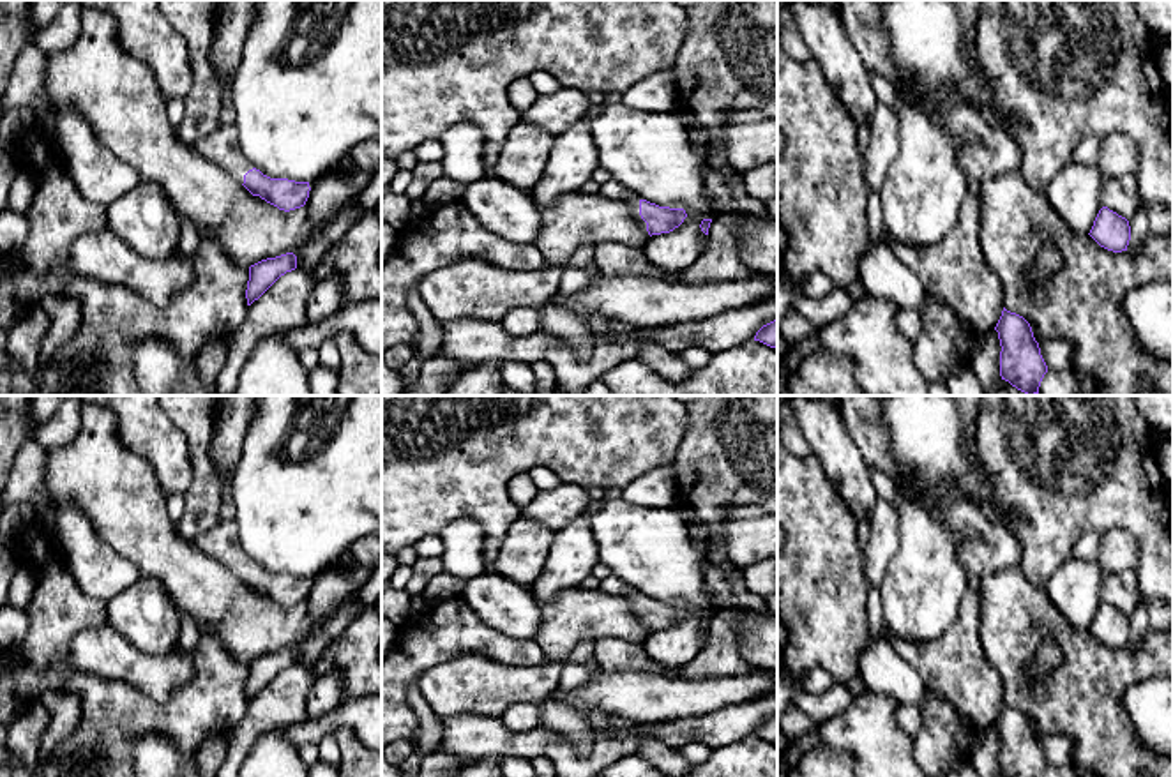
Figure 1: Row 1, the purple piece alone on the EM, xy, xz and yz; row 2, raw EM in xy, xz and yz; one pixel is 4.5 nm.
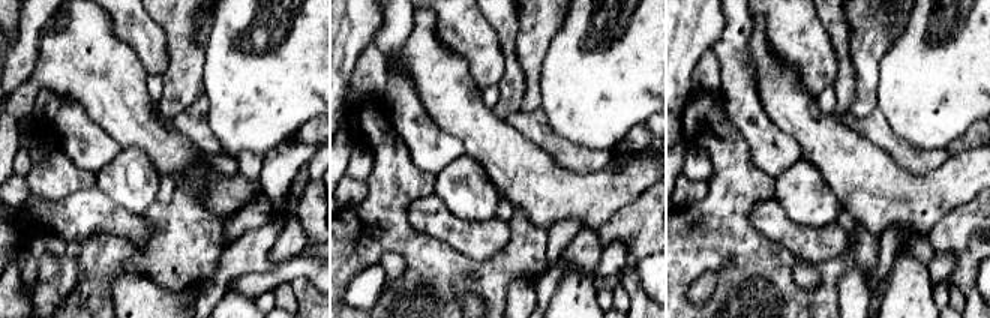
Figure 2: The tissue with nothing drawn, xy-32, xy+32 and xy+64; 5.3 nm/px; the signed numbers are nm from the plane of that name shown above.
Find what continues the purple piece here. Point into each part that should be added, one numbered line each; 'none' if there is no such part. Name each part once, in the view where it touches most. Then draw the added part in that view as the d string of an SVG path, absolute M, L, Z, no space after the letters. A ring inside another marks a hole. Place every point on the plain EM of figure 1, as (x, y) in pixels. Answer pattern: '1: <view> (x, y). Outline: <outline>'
1: xz (633, 595). Outline: M631 590L627 595L625 595L625 599L629 600L629 604L631 604L631 609L632 609L632 613L636 615L636 618L643 623L643 625L647 625L647 618L641 615L641 611L639 611L639 592L638 590Z

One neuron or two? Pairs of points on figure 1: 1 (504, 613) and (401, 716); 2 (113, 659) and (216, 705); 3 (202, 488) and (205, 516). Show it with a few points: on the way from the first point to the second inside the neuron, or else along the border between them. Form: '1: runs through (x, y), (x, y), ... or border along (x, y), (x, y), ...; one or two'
1: border along (461, 597), (490, 627), (529, 641); two
2: border along (193, 663), (193, 675), (163, 701), (135, 687); two
3: runs through (204, 495), (204, 509); one

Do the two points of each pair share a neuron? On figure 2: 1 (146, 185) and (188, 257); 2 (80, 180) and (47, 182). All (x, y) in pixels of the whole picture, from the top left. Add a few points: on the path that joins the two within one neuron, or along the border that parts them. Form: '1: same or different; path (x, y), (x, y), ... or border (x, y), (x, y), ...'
1: different; border (156, 200), (140, 215)
2: same; path (72, 180), (54, 180)

